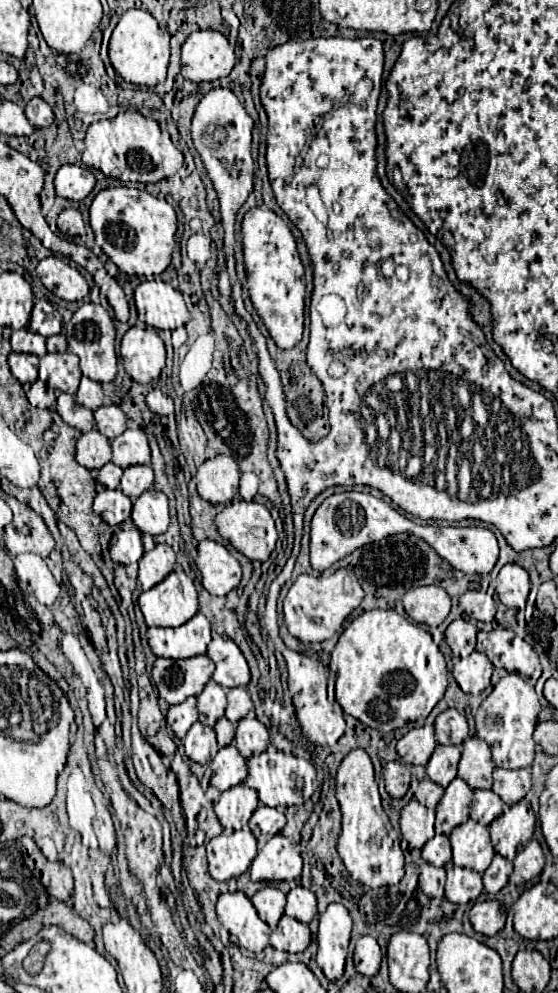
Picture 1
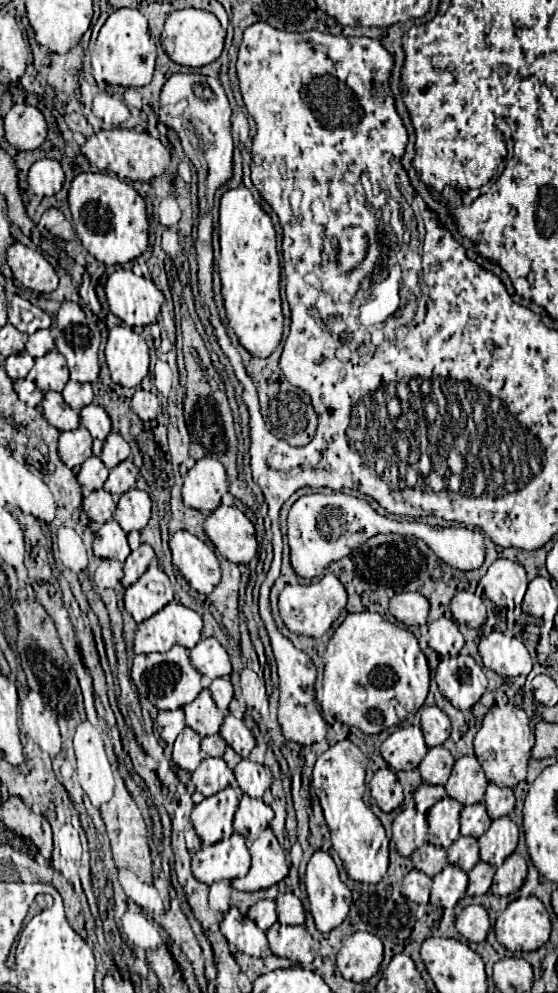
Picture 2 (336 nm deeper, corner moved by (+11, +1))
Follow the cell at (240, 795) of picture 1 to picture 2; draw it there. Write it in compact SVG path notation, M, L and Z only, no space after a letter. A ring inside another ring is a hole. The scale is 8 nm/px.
M228 786L194 806L190 818L202 842L216 844L224 838L230 838L230 834L234 832L232 820L234 820L234 812L238 804L240 800L234 788Z

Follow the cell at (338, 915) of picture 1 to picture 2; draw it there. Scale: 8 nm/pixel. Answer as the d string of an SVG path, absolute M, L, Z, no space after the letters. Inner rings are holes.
M322 850L314 852L308 862L306 892L320 932L330 932L344 922L352 904L352 892L338 878L334 860Z

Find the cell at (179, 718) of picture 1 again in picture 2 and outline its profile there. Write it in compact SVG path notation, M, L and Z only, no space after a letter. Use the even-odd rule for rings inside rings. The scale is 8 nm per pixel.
M160 710L156 718L158 725L158 734L165 741L165 748L172 748L176 736L184 730L184 711L178 710Z

